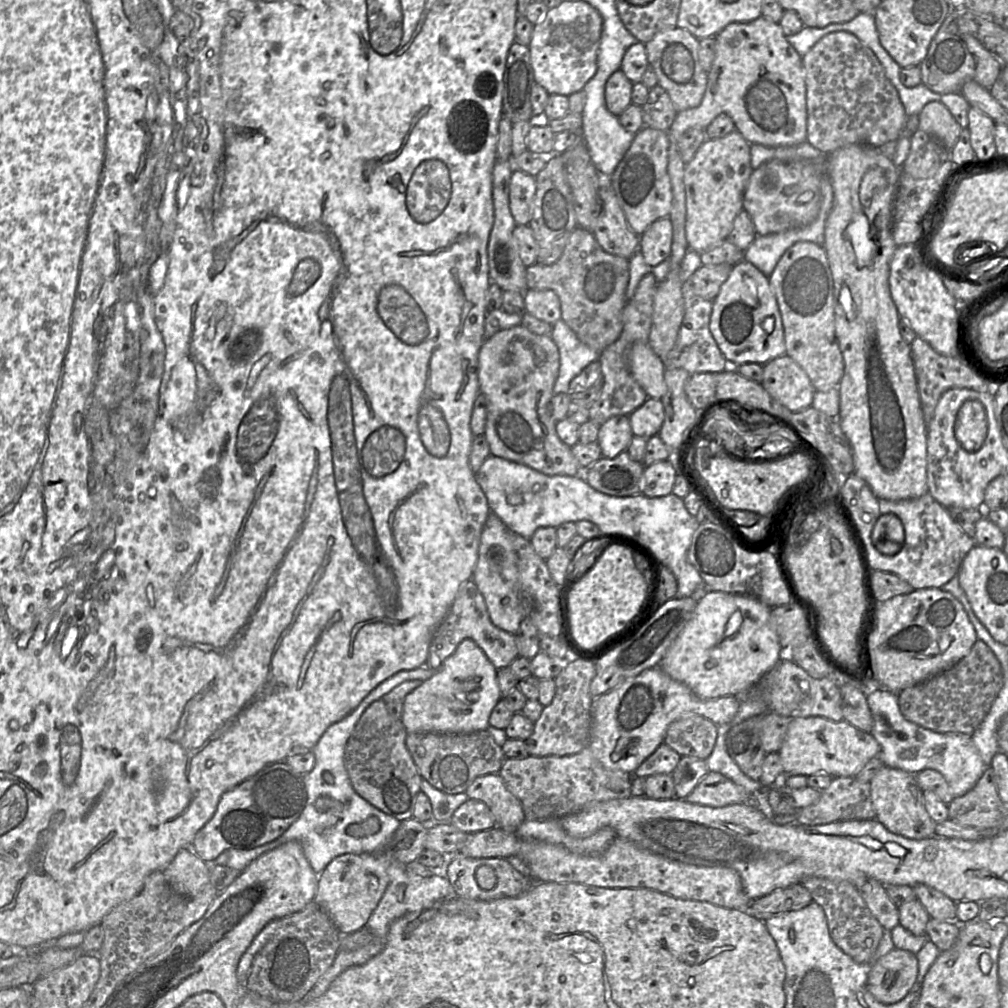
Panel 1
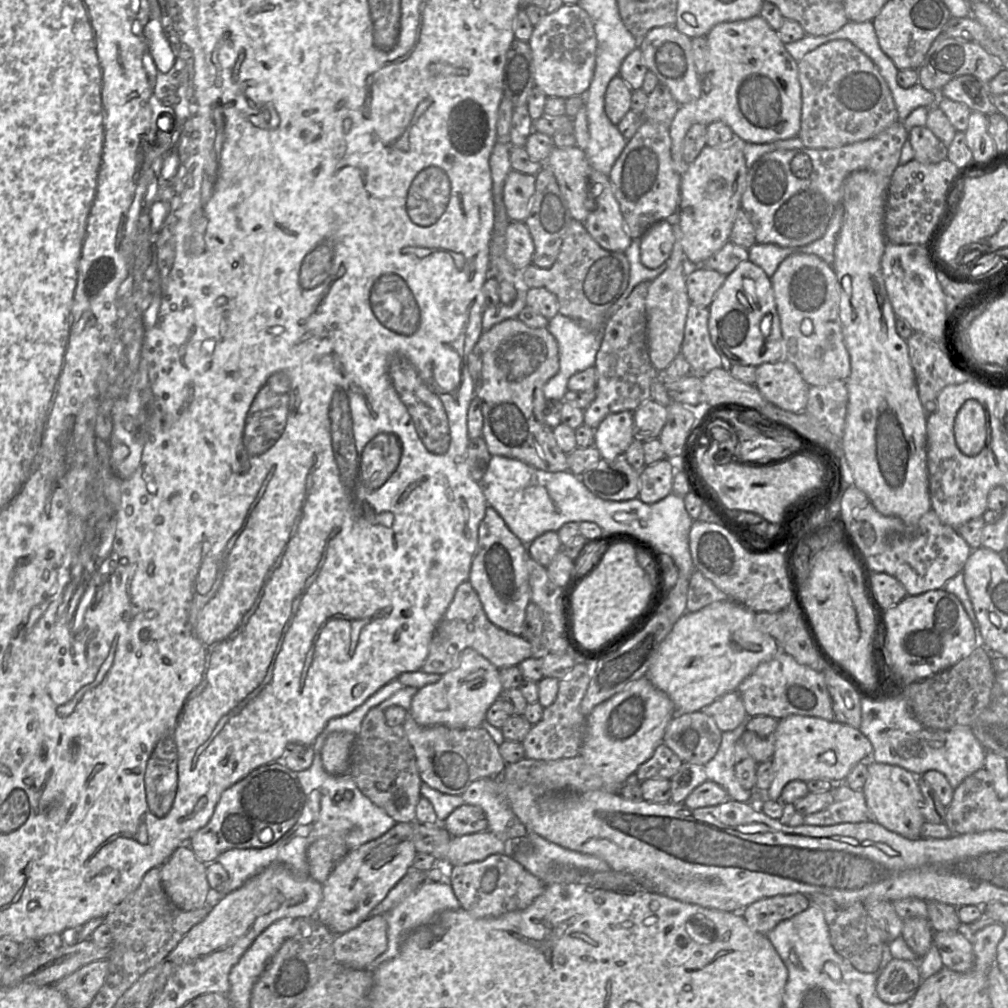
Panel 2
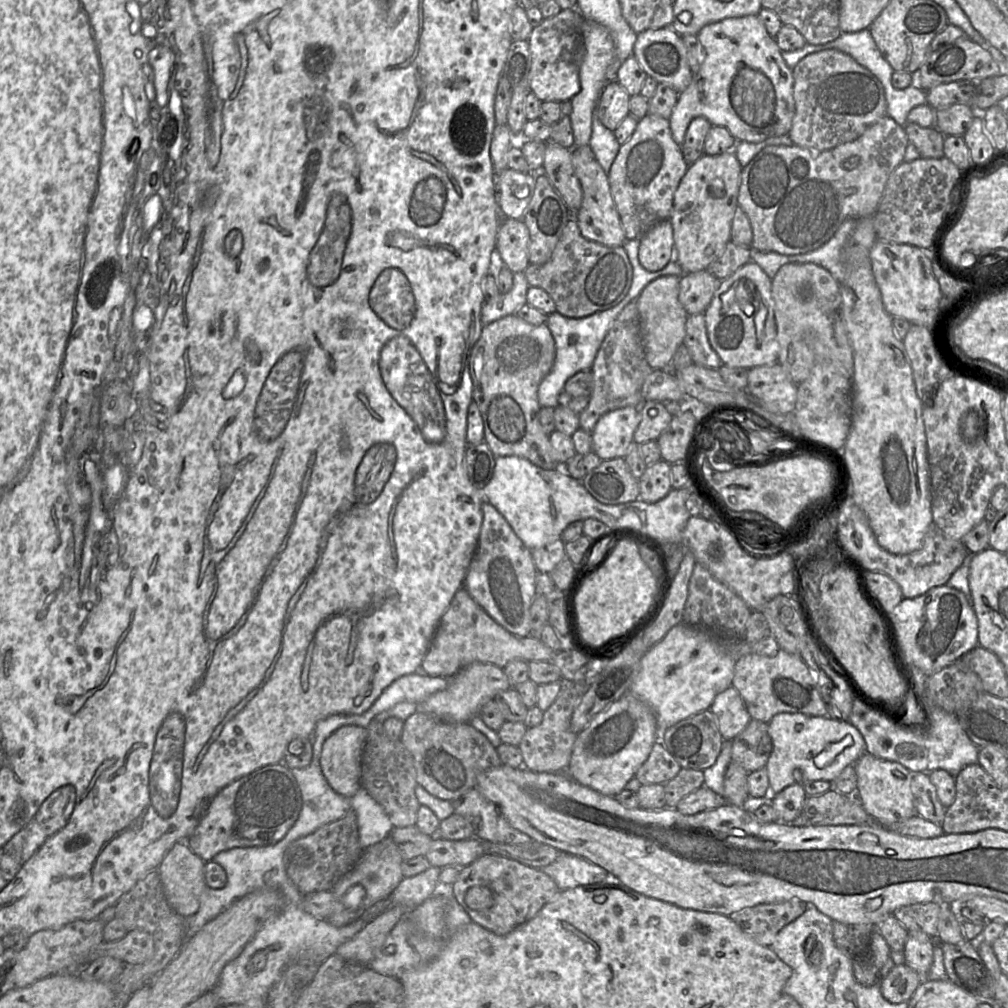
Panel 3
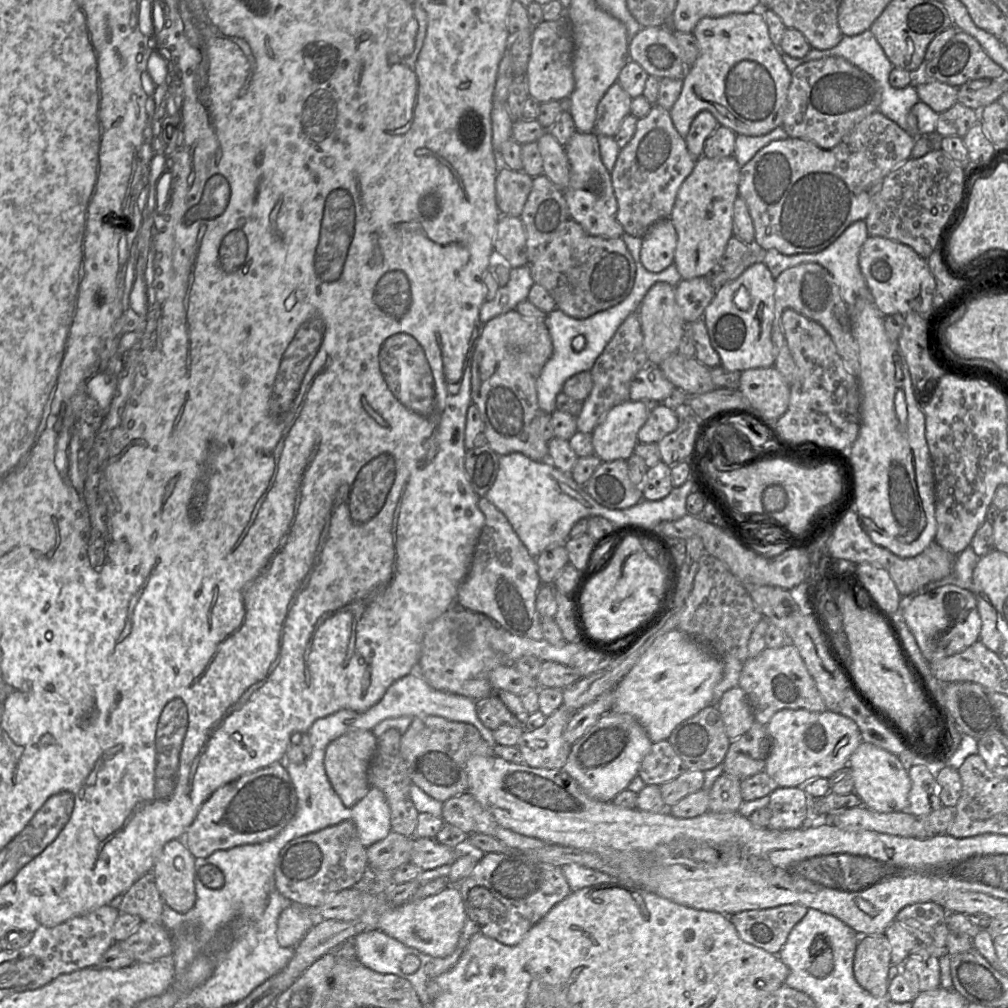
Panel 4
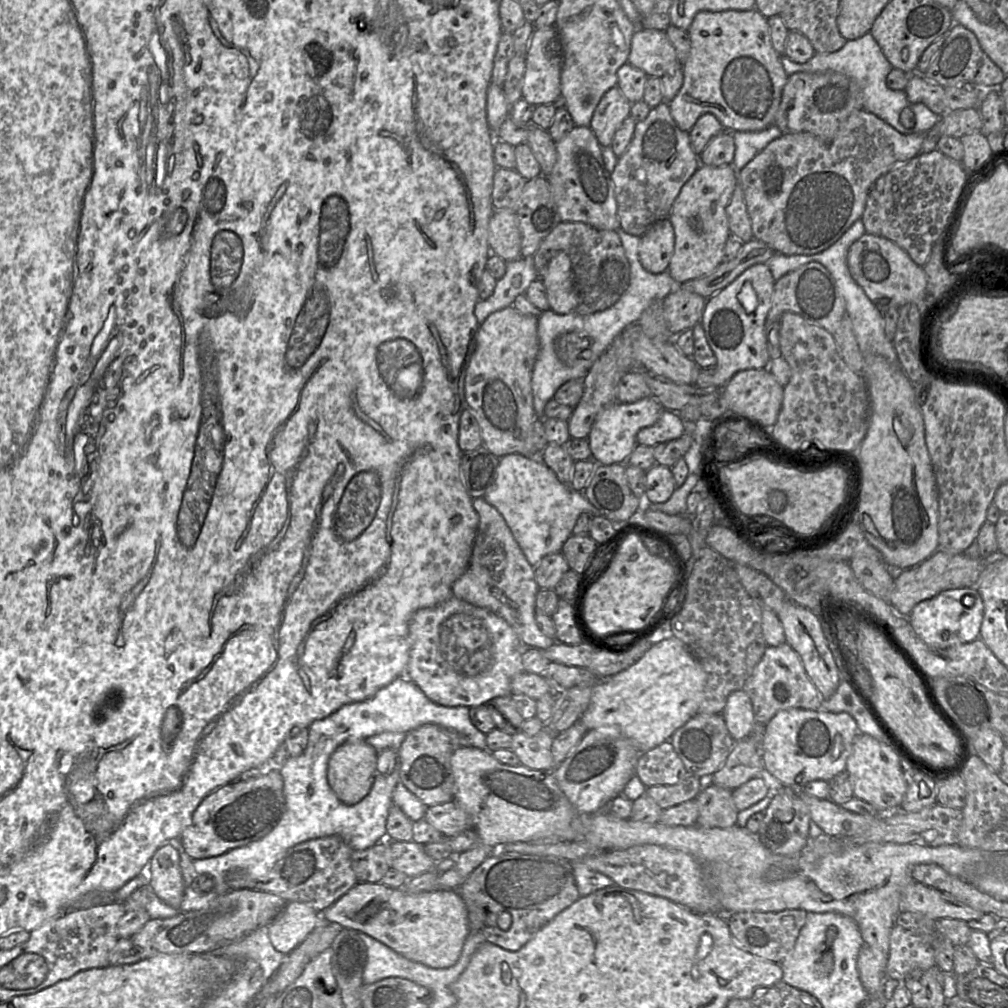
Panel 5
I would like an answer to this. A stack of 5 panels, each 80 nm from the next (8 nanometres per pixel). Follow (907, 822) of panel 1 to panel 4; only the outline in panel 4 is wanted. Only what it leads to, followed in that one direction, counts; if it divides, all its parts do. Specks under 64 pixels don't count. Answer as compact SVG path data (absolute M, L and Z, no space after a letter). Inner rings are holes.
M862 741L850 756L847 766L852 771L854 792L863 806L876 812L901 812L909 805L911 780L899 758L891 752Z

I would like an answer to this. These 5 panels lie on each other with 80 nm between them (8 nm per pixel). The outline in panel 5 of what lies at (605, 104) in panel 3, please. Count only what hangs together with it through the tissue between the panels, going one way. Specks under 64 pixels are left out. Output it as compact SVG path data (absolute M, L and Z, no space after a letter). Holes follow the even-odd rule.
M618 86L602 96L590 122L590 128L602 147L611 146L617 129L630 115L631 105Z

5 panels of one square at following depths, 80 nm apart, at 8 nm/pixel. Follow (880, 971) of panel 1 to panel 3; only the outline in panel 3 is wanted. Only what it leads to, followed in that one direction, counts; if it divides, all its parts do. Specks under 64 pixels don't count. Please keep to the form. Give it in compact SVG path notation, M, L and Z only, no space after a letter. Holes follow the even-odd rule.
M894 965L889 973L881 979L880 990L882 995L892 1003L909 1001L918 986L918 973L908 965Z

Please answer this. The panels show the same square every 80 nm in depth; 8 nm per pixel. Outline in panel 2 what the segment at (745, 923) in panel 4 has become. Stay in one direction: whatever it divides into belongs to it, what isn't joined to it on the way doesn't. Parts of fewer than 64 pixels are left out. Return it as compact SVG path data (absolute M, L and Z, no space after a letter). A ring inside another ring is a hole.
M800 893L767 897L748 905L741 912L747 924L761 934L768 934L781 921L805 911L811 904Z

